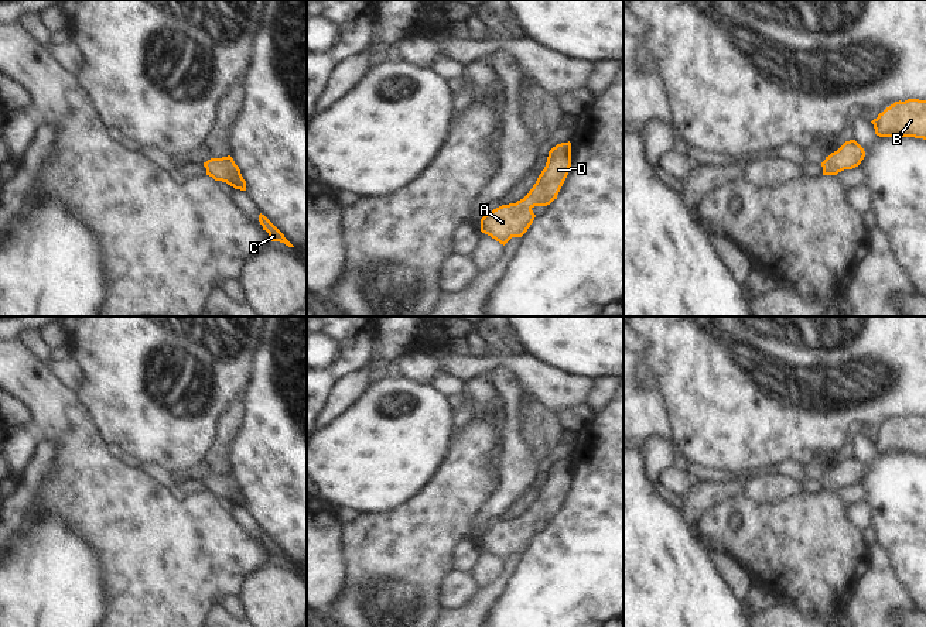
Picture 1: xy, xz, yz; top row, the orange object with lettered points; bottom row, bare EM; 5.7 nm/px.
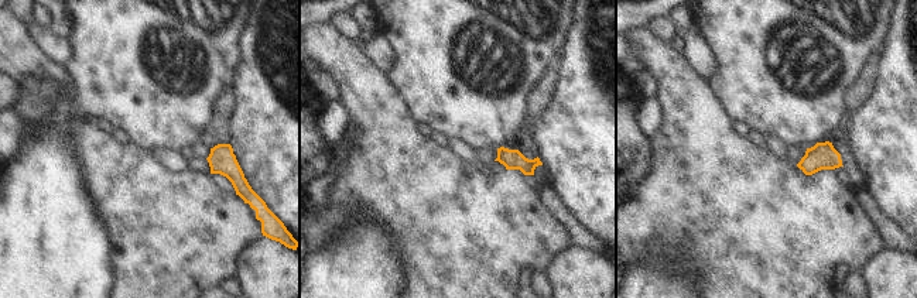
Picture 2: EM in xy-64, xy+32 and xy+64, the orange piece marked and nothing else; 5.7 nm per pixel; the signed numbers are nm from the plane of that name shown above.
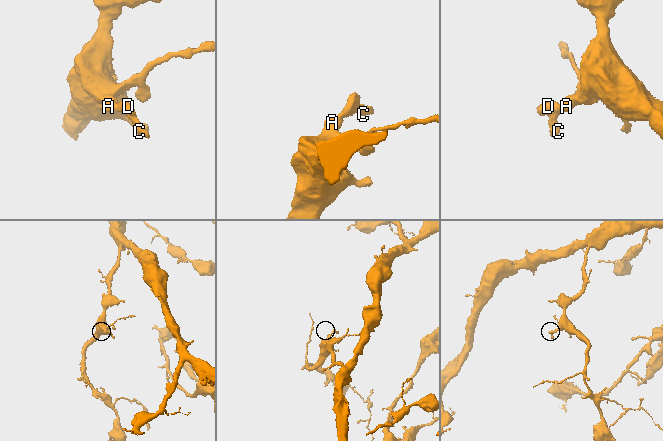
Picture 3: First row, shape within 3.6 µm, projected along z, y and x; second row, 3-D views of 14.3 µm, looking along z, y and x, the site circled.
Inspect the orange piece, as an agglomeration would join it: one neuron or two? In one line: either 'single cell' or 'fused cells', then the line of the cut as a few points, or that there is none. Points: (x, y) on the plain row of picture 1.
single cell; cut none

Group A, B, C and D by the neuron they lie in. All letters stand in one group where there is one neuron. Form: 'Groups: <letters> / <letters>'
Groups: A B C D.

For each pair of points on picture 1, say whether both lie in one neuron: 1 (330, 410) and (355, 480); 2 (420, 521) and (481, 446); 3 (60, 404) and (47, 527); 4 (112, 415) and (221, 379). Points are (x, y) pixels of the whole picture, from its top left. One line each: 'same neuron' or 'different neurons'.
1: different neurons
2: same neuron
3: different neurons
4: same neuron

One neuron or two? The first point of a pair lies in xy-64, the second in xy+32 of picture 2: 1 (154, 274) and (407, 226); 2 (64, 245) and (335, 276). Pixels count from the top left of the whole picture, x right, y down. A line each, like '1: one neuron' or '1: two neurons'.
1: one neuron
2: one neuron

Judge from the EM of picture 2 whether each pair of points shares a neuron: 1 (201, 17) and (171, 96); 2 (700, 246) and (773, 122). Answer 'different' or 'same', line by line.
1: same
2: different

